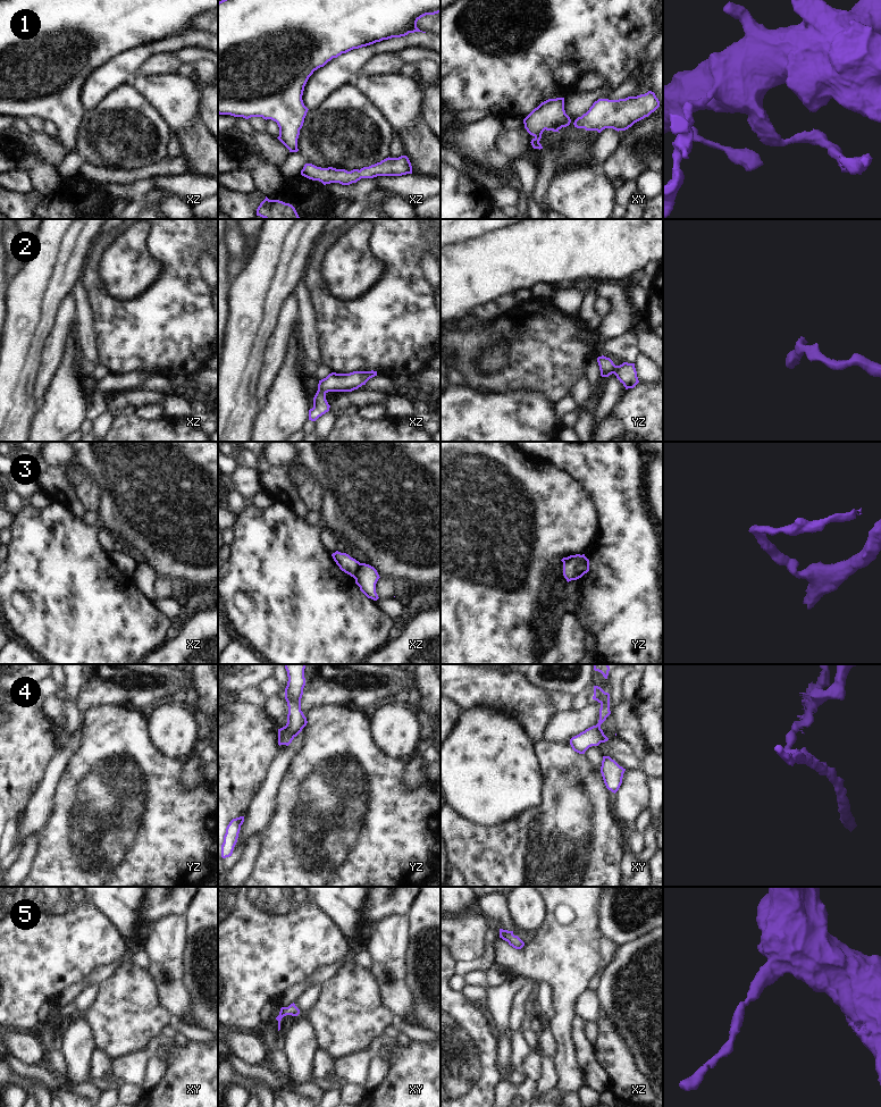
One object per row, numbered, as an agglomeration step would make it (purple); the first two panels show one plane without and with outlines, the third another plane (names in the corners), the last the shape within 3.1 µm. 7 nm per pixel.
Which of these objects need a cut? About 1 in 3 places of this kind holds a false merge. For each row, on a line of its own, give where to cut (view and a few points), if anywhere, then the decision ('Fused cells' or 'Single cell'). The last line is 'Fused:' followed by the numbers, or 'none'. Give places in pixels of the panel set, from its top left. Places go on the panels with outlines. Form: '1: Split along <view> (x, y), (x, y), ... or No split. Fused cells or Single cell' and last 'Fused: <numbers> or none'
1: No split. Single cell
2: No split. Single cell
3: Split along xz (360, 563), (353, 577). Fused cells
4: Split along xy (595, 726), (602, 736), (602, 741). Fused cells
5: No split. Single cell
Fused: 3, 4

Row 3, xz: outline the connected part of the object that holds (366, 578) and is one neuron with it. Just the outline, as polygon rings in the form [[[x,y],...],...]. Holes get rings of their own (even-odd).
[[[360,563],[358,571],[354,576],[355,584],[360,587],[360,590],[368,597],[374,601],[377,601],[379,597],[376,593],[376,584],[379,579],[377,570],[366,563]]]

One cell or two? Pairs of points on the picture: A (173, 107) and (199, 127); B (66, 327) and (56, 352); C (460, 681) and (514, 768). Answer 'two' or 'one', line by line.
A: two
B: one
C: two

